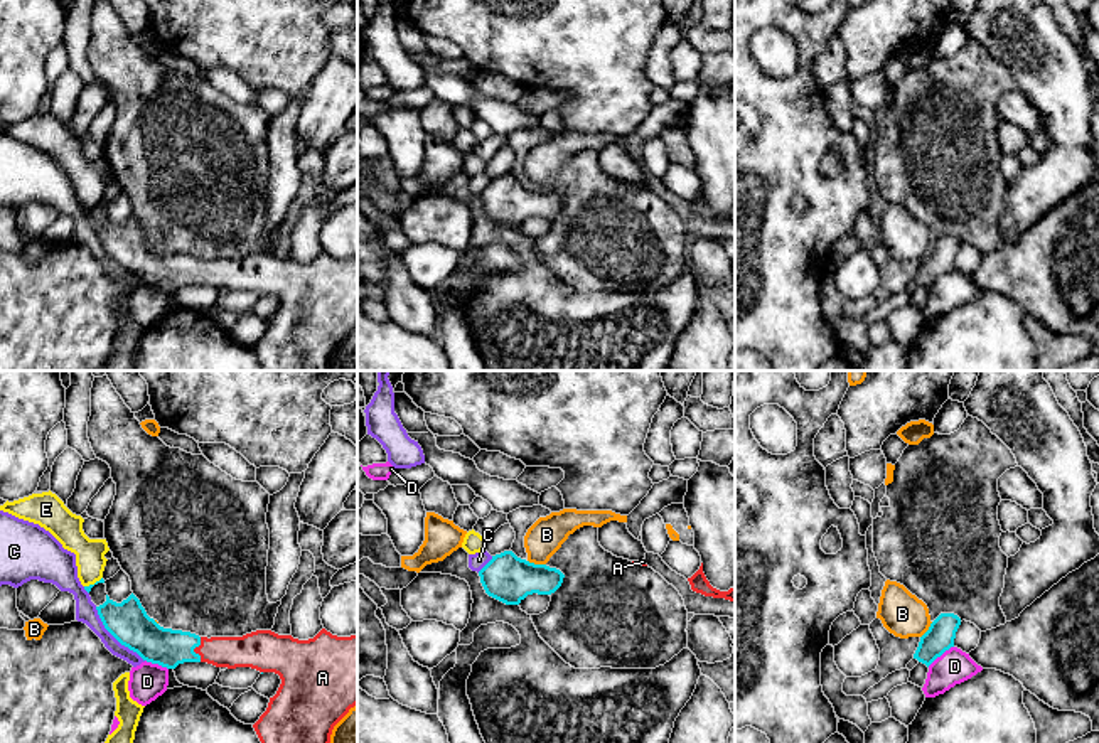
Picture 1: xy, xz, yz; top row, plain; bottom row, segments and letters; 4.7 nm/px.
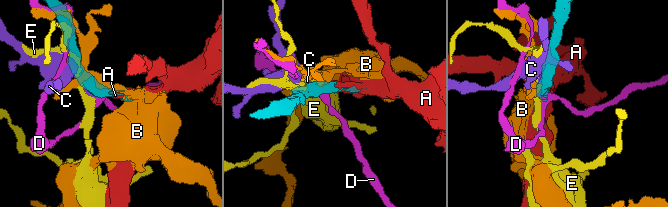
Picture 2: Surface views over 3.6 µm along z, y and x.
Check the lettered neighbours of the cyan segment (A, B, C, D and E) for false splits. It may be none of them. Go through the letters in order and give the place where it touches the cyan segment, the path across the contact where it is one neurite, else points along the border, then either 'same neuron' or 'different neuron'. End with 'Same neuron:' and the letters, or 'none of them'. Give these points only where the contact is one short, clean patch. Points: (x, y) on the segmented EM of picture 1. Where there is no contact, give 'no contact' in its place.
A: meets cyan in xy at (194, 647); same neuron
B: meets cyan in xz at (536, 565); border along xz (528, 560), (545, 565); different neuron
C: meets cyan in xy at (115, 637); different neuron
D: meets cyan in yz at (939, 656); border along yz (953, 646), (927, 666); different neuron
E: meets cyan in xy at (95, 583); border along xy (101, 577), (85, 587); different neuron
Same neuron: A

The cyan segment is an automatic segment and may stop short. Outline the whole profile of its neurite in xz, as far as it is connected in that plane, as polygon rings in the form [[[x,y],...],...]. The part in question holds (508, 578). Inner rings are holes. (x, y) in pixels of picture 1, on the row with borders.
[[[504,551],[479,571],[485,593],[506,605],[519,605],[528,595],[551,595],[565,575],[546,564],[534,564]]]

